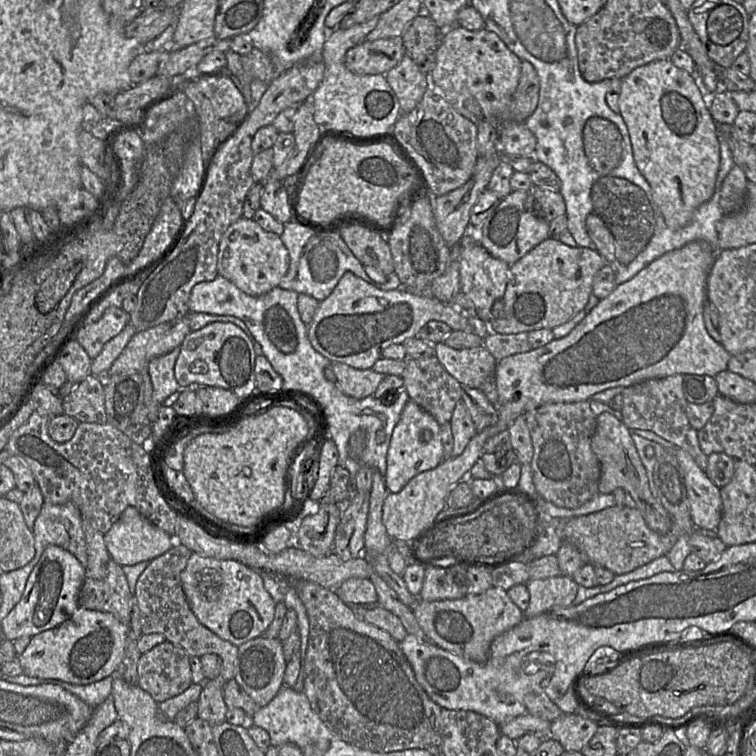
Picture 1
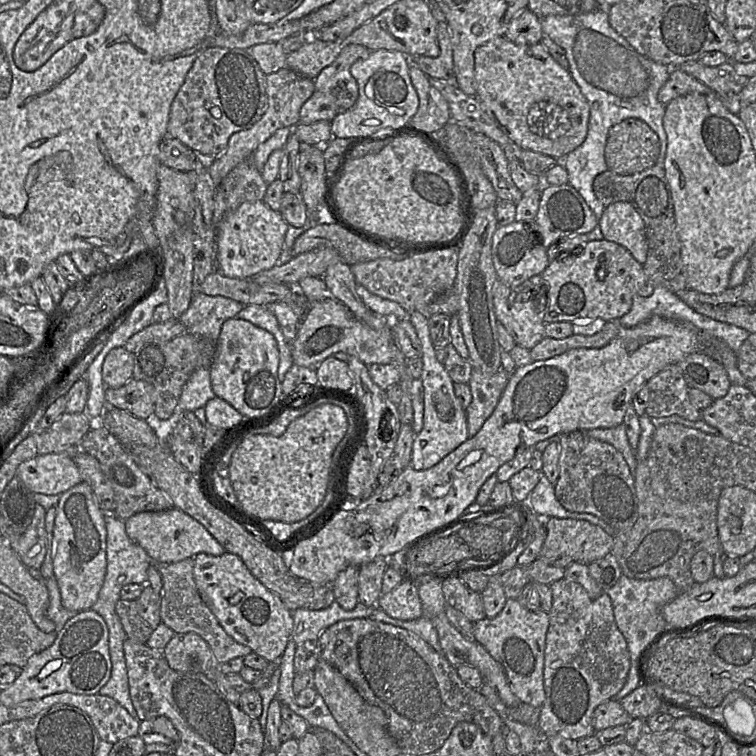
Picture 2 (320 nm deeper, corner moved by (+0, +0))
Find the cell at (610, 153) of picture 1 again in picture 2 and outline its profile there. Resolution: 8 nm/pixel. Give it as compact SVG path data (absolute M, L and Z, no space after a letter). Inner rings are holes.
M628 118L612 126L604 150L608 170L629 175L653 167L660 153L658 136L642 120Z

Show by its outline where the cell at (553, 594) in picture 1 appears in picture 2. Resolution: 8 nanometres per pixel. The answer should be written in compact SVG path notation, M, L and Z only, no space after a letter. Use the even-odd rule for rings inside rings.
M565 577L550 584L550 589L552 592L552 605L548 612L549 626L546 633L545 659L543 670L545 701L540 707L538 728L545 736L560 735L565 738L578 740L595 734L593 725L594 710L601 703L612 699L623 688L631 666L630 653L628 651L627 642L623 634L617 627L612 602L607 593L603 592L597 599L592 599L581 584L569 580Z

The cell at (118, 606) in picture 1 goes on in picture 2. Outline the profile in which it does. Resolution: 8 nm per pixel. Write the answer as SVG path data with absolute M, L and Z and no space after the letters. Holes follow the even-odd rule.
M147 584L138 598L117 601L115 611L126 638L145 644L161 623L160 605L160 594Z

